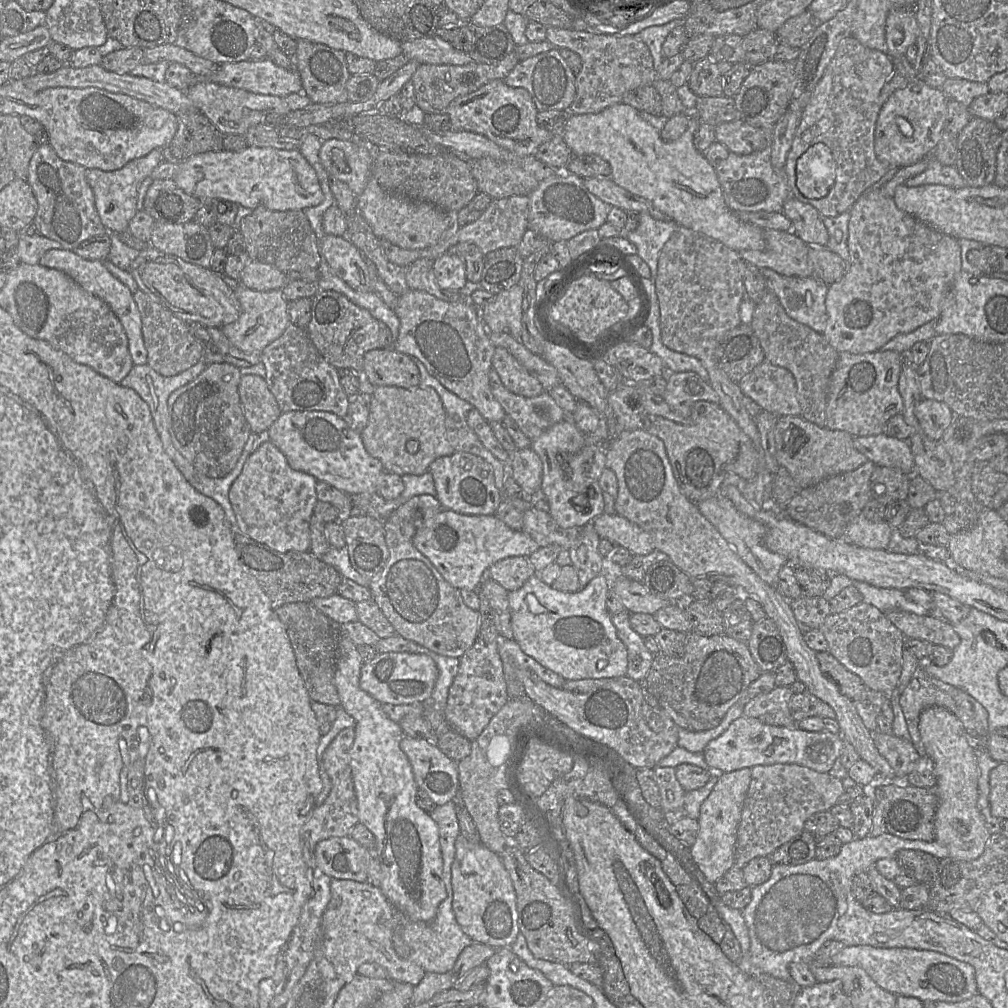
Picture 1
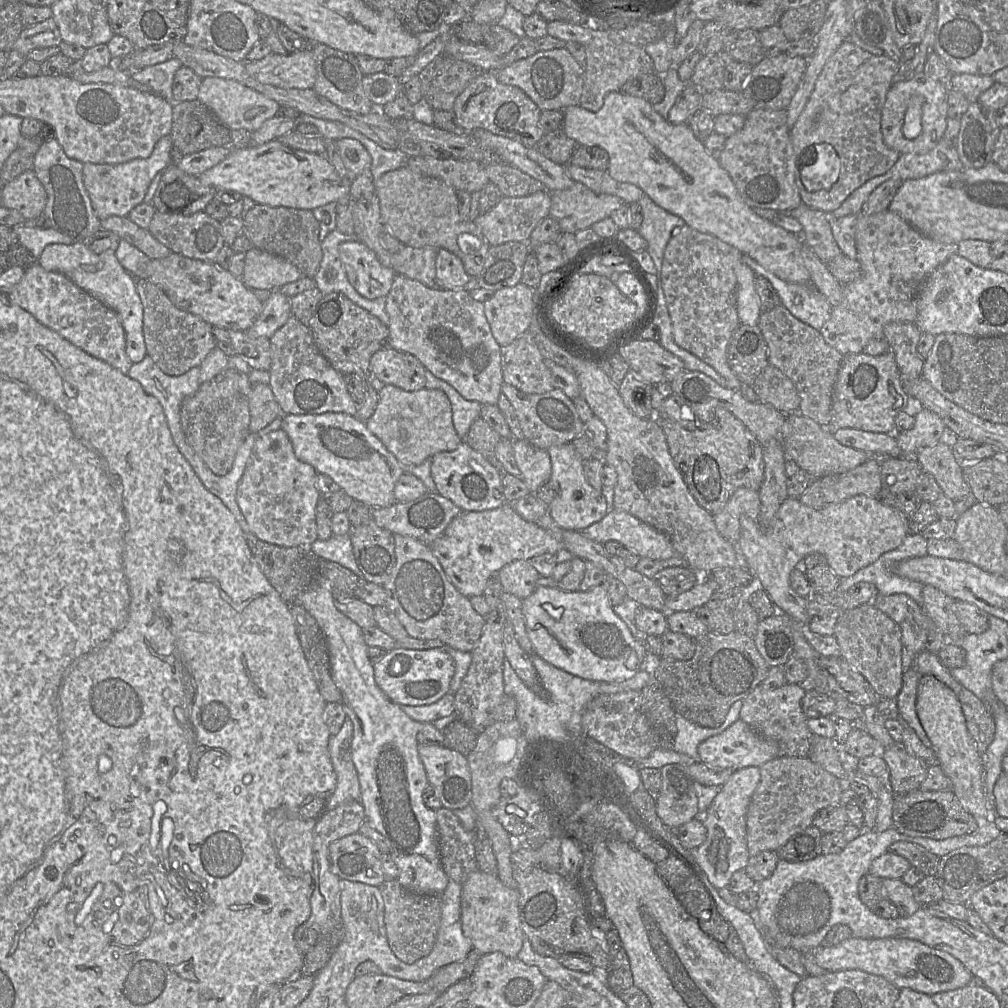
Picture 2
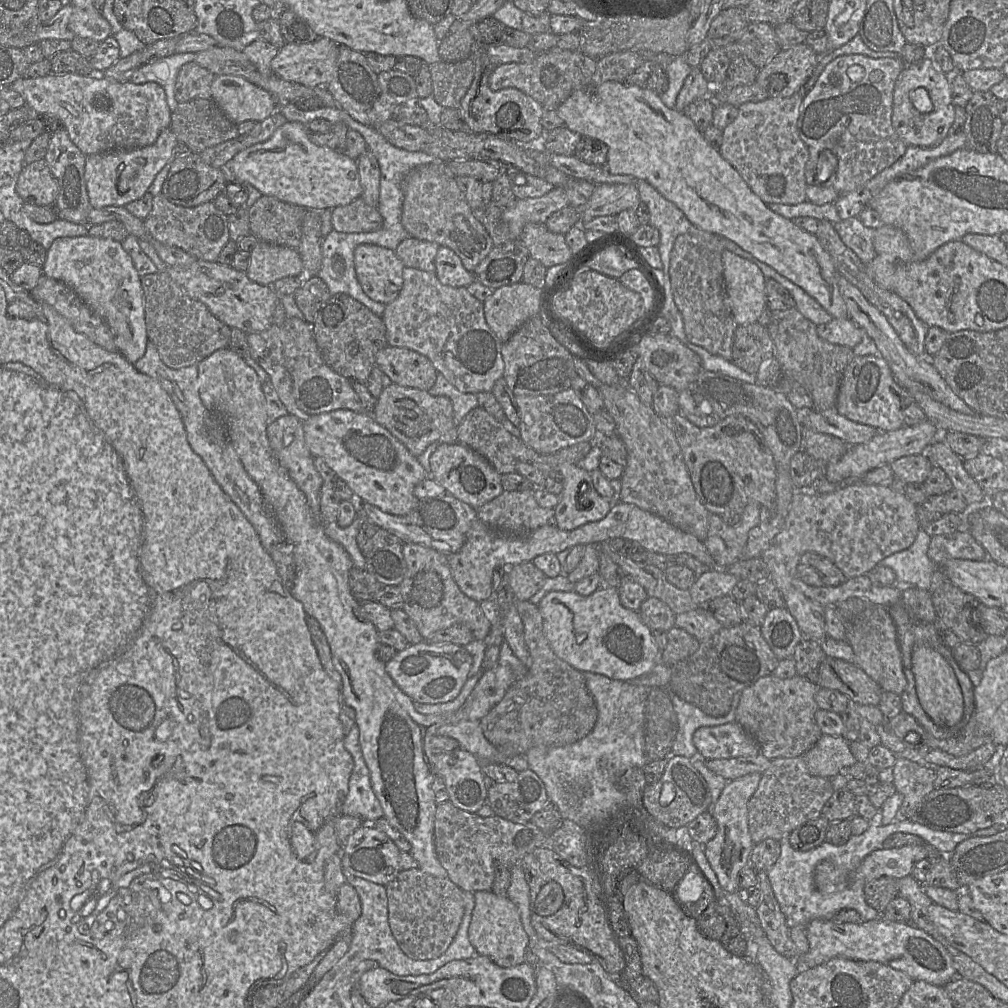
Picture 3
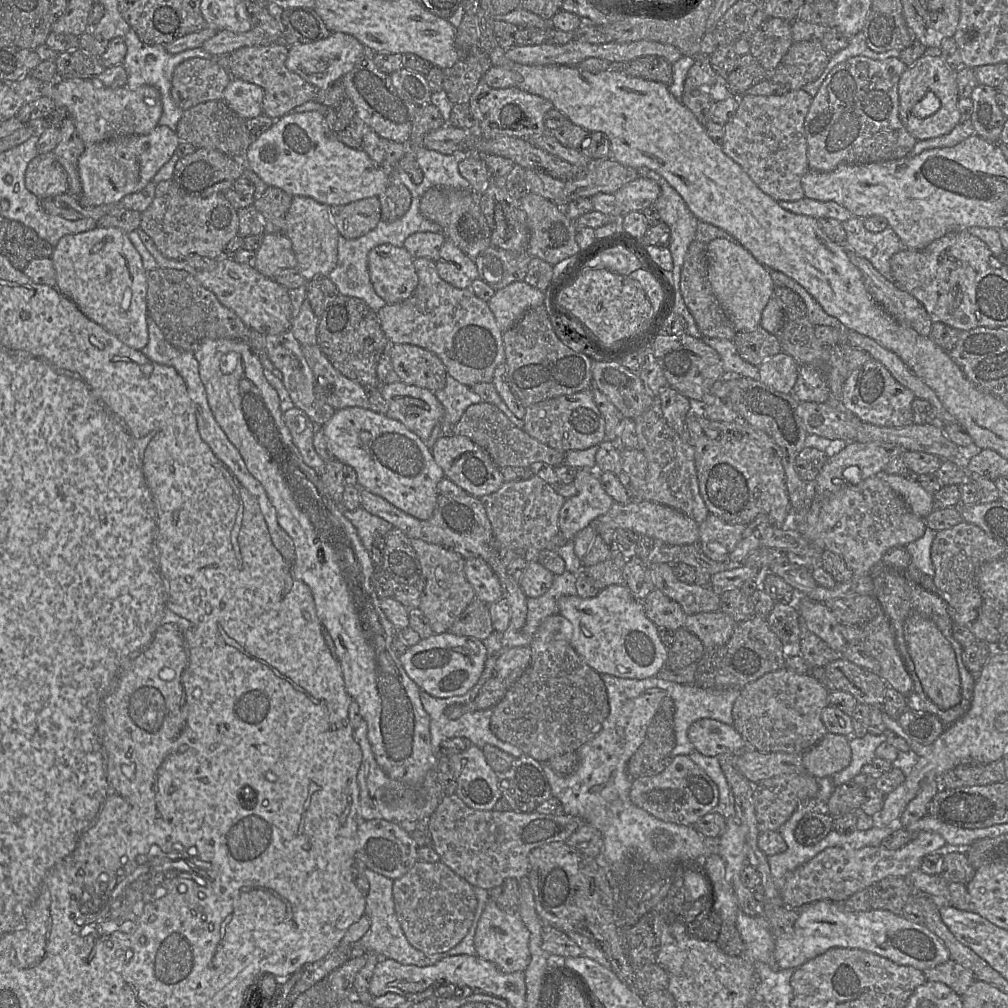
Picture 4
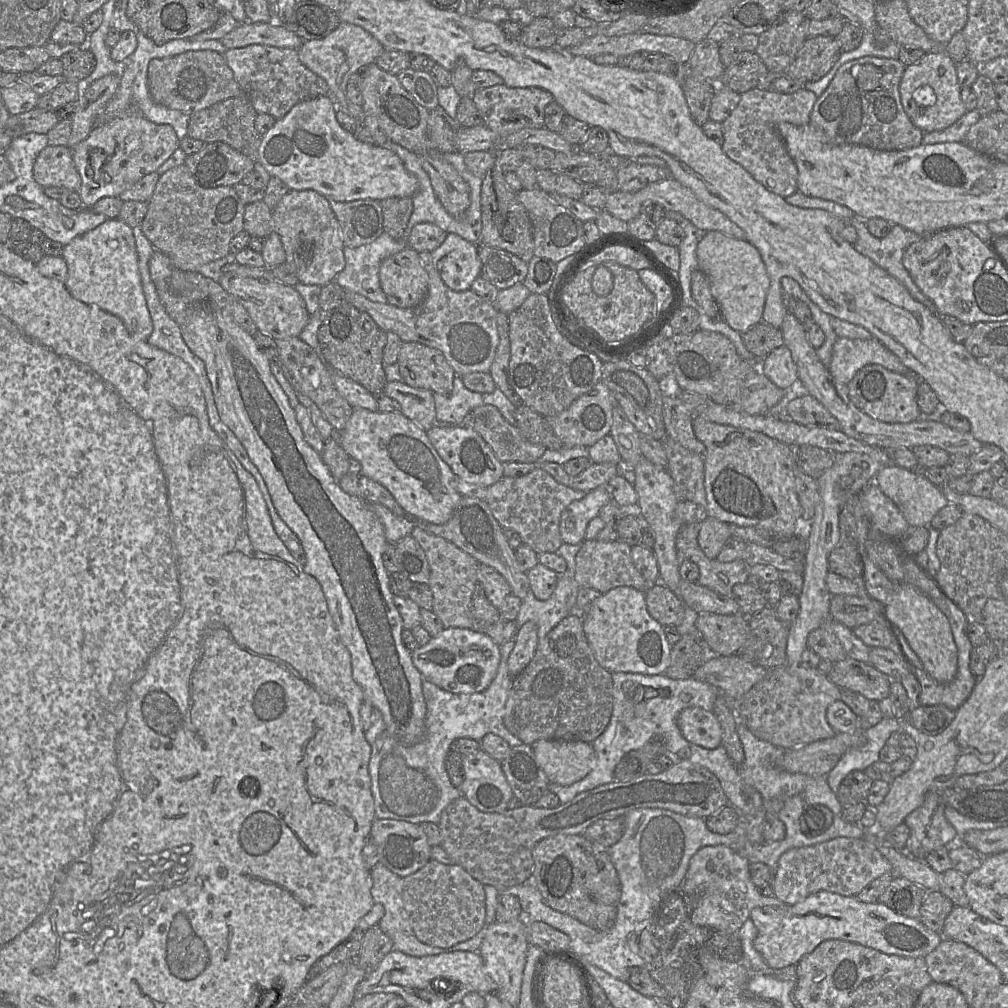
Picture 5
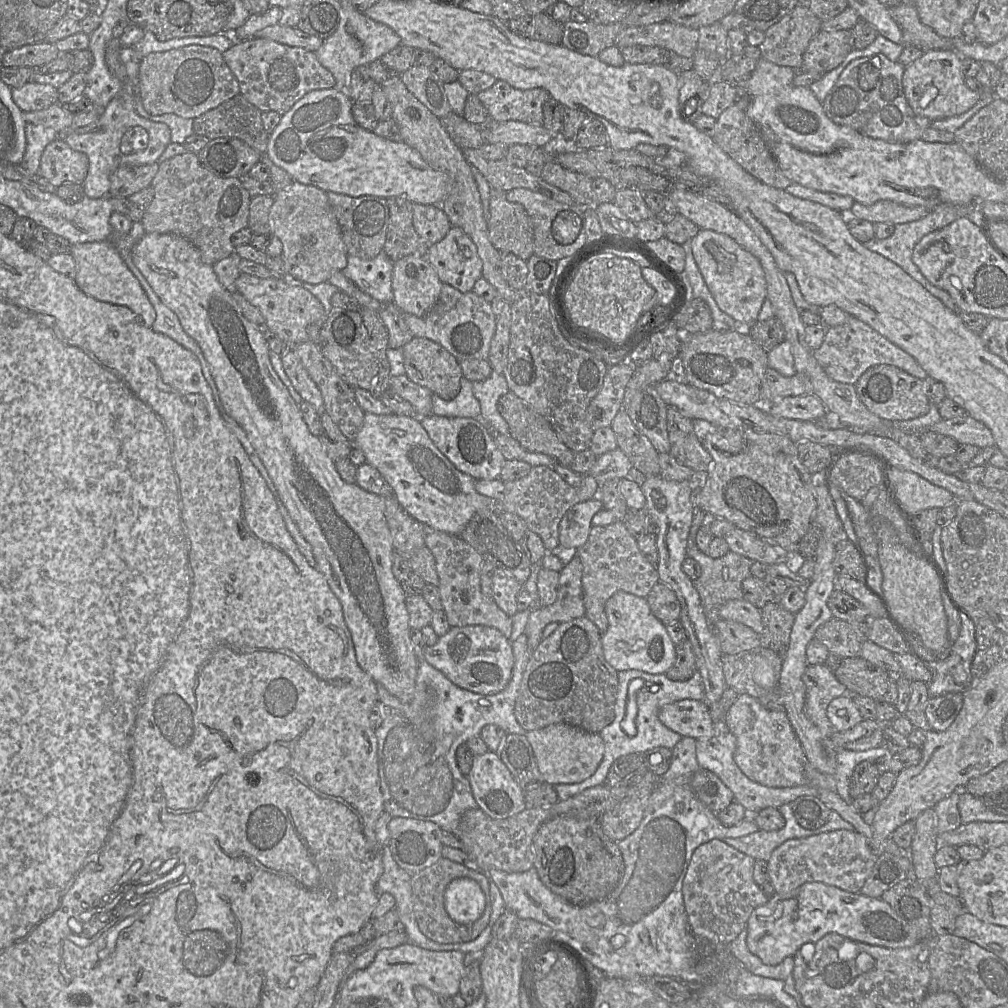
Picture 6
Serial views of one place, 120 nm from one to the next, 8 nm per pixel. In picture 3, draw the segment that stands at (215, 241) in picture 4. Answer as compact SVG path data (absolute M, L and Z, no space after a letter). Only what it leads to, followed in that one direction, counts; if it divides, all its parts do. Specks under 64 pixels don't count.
M159 193L153 197L152 210L143 222L146 230L157 241L180 248L198 260L217 262L221 250L230 240L228 216L217 209L213 201L195 207L183 207L172 204Z

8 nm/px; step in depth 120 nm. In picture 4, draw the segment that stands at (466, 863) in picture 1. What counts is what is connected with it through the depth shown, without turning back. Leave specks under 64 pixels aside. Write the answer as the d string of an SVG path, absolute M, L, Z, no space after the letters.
M489 898L474 936L476 956L494 964L503 973L524 972L529 965L530 933L517 913L507 913Z

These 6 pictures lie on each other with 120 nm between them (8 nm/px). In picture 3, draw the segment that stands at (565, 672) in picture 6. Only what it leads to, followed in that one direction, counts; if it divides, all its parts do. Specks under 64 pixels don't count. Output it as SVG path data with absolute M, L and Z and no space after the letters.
M517 600L514 604L524 625L524 639L529 650L531 664L525 676L516 680L504 697L483 718L480 725L485 737L505 756L523 755L536 746L564 746L588 735L595 726L598 709L588 690L583 672L560 659L552 650L543 628L543 617L536 604L529 600Z

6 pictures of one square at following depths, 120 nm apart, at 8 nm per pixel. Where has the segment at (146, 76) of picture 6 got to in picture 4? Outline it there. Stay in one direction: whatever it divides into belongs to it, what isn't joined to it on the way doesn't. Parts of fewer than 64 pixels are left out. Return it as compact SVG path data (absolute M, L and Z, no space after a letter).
M214 57L190 58L180 63L171 80L171 97L182 110L197 104L224 100L224 90L232 79Z

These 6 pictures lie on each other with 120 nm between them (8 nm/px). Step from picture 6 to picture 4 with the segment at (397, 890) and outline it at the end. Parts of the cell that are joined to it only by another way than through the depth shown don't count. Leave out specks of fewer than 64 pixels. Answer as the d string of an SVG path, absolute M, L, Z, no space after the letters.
M370 869L364 870L364 875L369 883L369 892L366 897L366 907L365 915L370 919L370 928L367 933L355 944L351 951L351 958L363 956L367 952L374 952L378 954L381 958L393 959L403 965L416 965L419 967L425 967L433 965L436 962L442 960L445 957L455 956L455 955L469 955L475 956L476 950L474 947L474 936L478 921L481 914L489 900L489 892L480 887L474 887L474 892L477 898L477 908L475 911L475 916L473 923L469 929L468 934L463 938L463 940L457 944L455 947L447 952L427 955L420 950L414 948L407 940L401 925L398 921L395 912L395 903L393 899L393 880L374 872Z

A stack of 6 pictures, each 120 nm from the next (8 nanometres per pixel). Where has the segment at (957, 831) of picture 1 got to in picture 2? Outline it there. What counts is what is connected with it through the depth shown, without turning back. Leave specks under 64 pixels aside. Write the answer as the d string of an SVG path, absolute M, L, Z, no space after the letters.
M923 676L918 684L916 712L920 723L932 743L936 763L952 781L952 791L962 808L971 814L977 822L978 830L975 833L958 836L964 838L964 845L985 846L996 839L1002 831L996 826L994 819L996 812L991 815L987 809L987 801L982 790L982 757L977 750L973 738L968 732L966 719L961 704L948 686L934 676Z

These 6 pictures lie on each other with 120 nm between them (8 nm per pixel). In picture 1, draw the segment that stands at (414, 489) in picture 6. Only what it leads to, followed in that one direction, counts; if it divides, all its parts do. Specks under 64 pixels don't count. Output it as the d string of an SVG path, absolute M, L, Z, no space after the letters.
M326 411L282 412L267 431L269 441L284 454L293 470L310 474L346 494L375 494L383 466L368 454L360 433L350 429L343 418Z

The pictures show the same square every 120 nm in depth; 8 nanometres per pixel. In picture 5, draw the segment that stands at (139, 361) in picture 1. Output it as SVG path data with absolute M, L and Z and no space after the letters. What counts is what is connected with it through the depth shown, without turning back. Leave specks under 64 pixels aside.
M107 219L65 245L62 258L68 267L65 286L77 300L119 317L128 332L146 341L153 331L142 289L132 227L118 219Z

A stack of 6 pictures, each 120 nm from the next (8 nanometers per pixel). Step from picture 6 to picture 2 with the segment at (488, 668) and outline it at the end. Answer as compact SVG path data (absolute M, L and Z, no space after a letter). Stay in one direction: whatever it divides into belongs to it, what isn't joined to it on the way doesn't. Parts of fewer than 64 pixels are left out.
M394 648L373 664L373 670L377 686L393 703L399 706L421 706L433 704L449 692L455 664L451 655L442 648Z

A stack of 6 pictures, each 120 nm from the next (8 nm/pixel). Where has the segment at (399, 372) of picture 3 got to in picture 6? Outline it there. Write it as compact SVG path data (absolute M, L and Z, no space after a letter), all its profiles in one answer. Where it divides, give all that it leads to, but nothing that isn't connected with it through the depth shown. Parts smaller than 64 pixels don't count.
M413 337L402 350L409 380L447 401L459 394L461 366L443 346L427 338Z

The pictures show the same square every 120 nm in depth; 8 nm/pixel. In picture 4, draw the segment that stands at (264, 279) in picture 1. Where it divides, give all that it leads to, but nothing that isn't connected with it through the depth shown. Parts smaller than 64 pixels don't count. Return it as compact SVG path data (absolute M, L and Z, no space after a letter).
M284 233L263 234L262 244L256 251L254 268L257 271L273 278L278 271L296 266L291 240Z

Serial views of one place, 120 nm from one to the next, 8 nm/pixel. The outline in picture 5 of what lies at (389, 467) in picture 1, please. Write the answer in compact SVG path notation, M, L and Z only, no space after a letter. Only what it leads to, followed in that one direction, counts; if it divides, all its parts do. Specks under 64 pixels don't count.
M402 380L386 382L383 391L399 403L404 416L424 431L435 425L436 410L432 391L411 387Z

